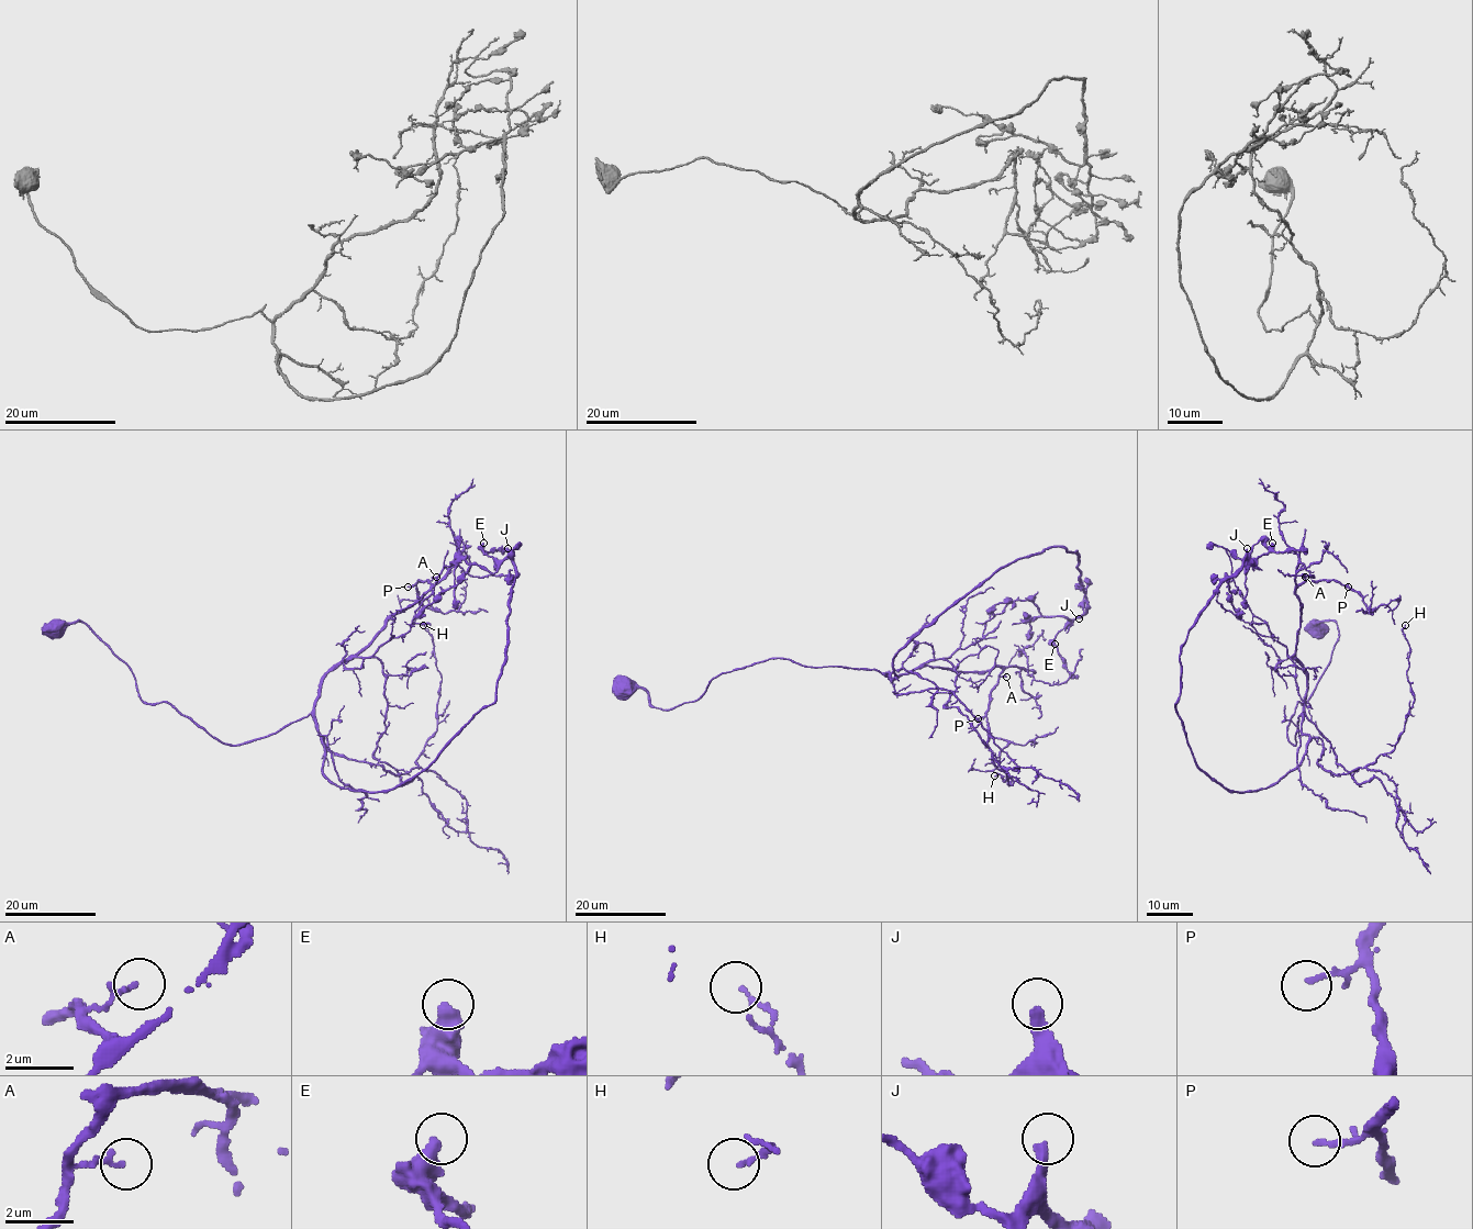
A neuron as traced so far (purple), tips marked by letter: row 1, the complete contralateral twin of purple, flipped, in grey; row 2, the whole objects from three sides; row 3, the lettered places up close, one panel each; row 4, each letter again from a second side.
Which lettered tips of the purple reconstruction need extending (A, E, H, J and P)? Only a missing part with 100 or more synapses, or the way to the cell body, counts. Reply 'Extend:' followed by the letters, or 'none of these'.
Extend: J

